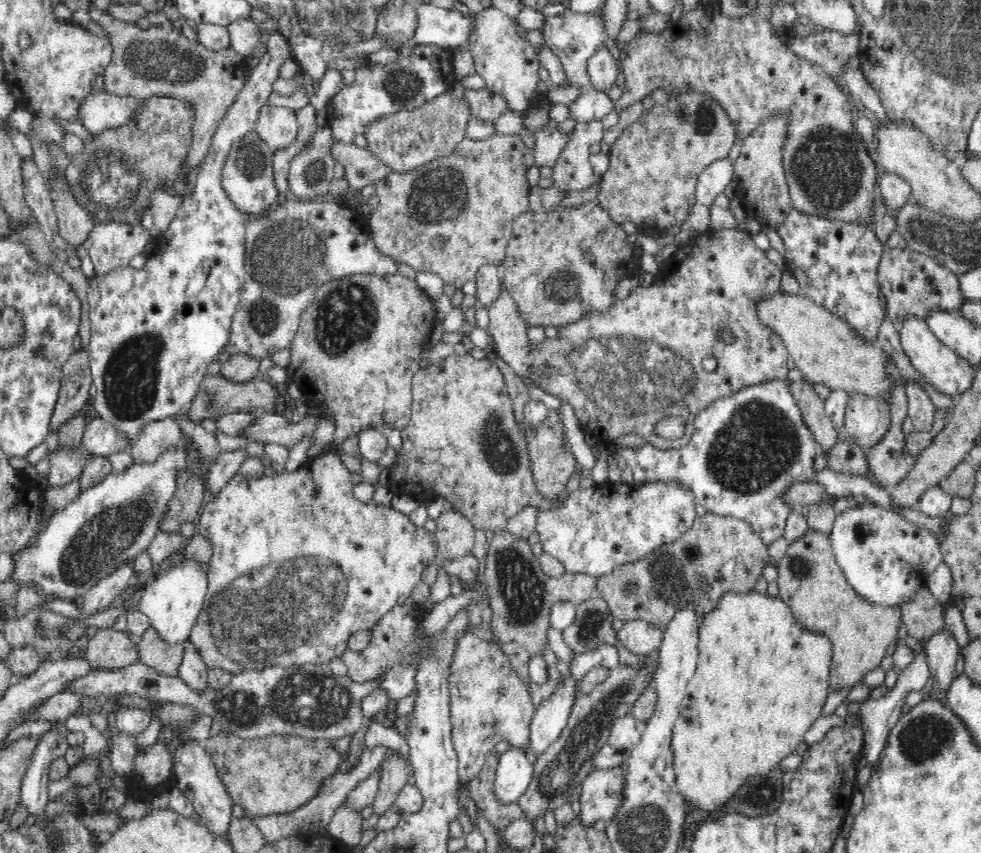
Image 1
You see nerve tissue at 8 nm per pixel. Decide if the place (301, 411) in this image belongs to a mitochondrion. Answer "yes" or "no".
no

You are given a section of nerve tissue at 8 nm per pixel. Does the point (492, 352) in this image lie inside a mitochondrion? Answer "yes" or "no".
no

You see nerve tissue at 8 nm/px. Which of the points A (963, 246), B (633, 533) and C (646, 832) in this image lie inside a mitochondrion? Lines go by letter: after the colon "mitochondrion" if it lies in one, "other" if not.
A: mitochondrion
B: other
C: mitochondrion

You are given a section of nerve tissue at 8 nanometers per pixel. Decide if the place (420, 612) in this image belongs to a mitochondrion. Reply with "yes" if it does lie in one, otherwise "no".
no

